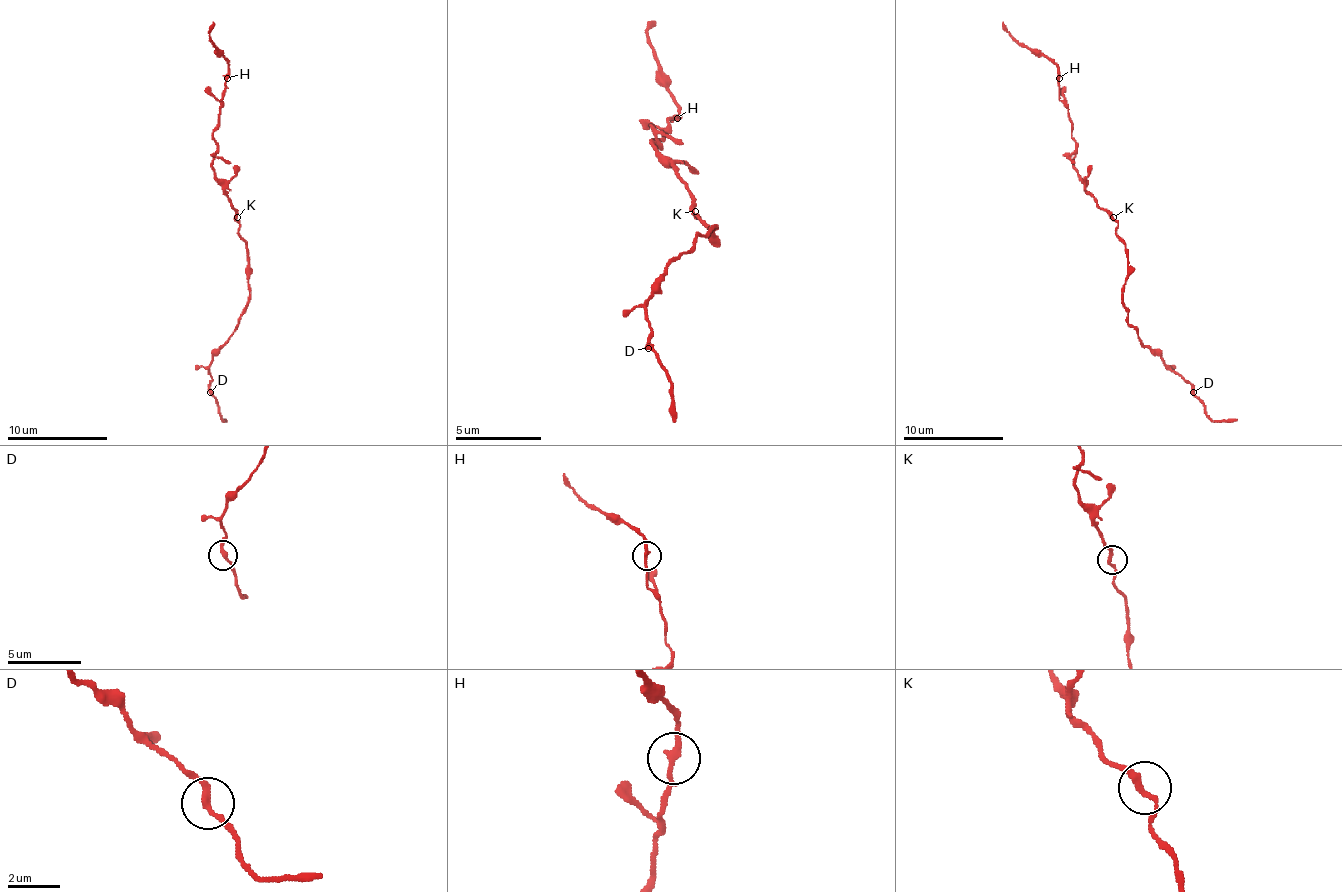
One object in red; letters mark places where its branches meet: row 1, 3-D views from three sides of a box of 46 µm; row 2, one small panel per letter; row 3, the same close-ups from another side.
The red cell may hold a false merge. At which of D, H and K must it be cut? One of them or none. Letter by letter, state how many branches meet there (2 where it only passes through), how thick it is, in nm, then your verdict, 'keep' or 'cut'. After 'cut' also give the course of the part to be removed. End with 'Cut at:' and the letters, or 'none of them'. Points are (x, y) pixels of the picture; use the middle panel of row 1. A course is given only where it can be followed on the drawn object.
D: 2 | 240 nm | keep
H: 2 | 240 nm | keep
K: 2 | 240 nm | keep
Cut at: none of them

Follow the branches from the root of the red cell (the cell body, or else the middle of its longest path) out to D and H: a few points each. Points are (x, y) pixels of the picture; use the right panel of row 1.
D: (1118, 227), (1116, 237), (1126, 247), (1128, 260), (1123, 287), (1128, 322), (1138, 340), (1178, 372), (1193, 392)
H: (1118, 227), (1086, 190), (1086, 182), (1073, 165), (1076, 142), (1071, 135), (1068, 105), (1058, 95), (1058, 77)

